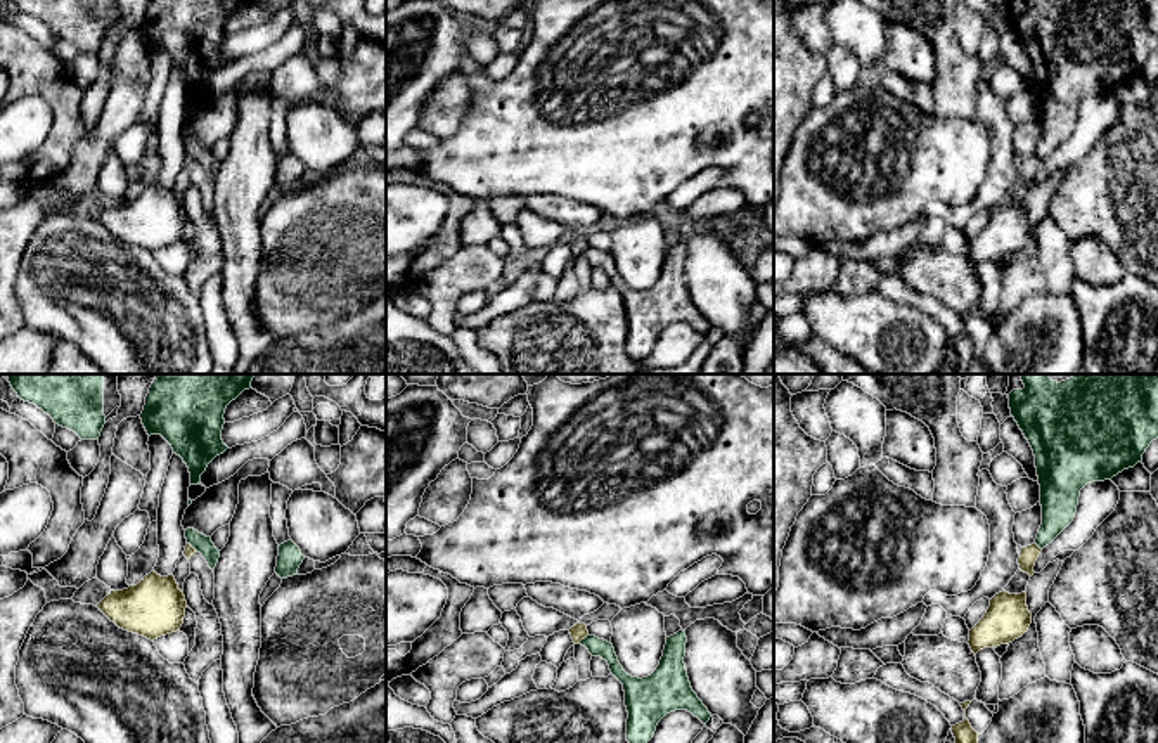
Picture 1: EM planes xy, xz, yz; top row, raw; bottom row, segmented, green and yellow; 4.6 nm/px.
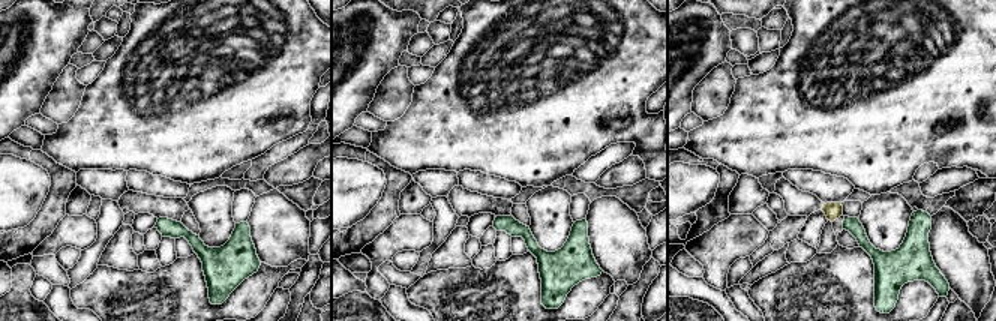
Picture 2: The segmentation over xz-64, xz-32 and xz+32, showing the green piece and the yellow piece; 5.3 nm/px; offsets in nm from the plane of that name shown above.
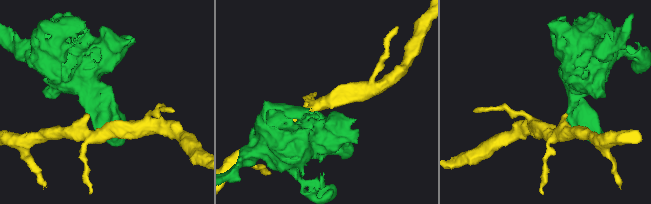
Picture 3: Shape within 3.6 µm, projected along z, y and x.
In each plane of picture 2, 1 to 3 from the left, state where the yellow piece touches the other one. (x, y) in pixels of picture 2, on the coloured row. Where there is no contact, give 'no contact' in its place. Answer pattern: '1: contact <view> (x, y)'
1: no contact
2: no contact
3: no contact

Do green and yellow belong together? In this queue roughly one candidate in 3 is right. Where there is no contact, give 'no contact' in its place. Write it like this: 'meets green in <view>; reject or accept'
meets green in xz; reject

